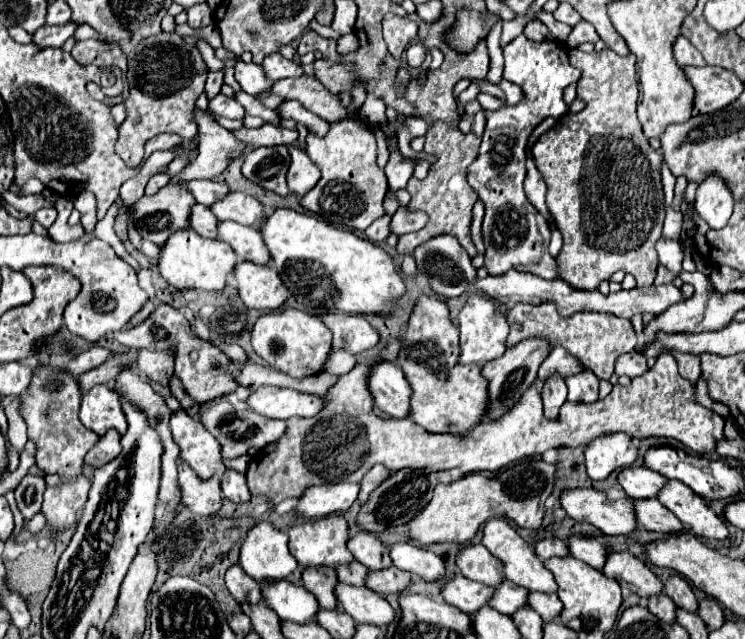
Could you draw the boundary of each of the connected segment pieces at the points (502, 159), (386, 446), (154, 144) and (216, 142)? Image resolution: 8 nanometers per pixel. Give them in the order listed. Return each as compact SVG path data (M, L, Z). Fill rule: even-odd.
M517 36L511 44L503 48L505 70L503 78L519 84L525 92L525 100L515 106L505 106L495 110L493 116L485 112L487 128L481 138L481 148L475 164L467 170L467 180L479 198L485 204L483 218L483 244L485 244L485 268L491 276L505 274L507 270L531 272L541 278L557 278L559 266L557 260L549 254L551 232L545 228L545 236L539 228L539 212L527 200L523 190L525 180L525 144L531 130L547 116L563 116L567 104L563 102L563 88L579 80L579 70L573 68L567 60L567 46L557 40L531 42L526 36ZM569 66L569 68L563 68Z
M393 338L377 358L357 364L351 372L339 376L335 386L325 394L325 406L317 416L291 418L293 428L289 430L297 430L297 442L295 436L287 434L287 438L251 458L247 468L249 492L253 496L267 496L271 504L277 506L285 498L299 498L309 486L359 482L375 464L383 464L391 472L401 468L459 468L463 474L481 470L495 472L509 462L543 454L549 448L585 446L595 436L609 432L625 432L631 438L667 436L679 440L697 454L713 452L717 442L725 438L725 420L695 402L691 396L693 390L677 374L677 360L669 352L659 354L655 364L645 374L633 378L629 386L615 384L613 390L595 404L565 402L559 420L547 420L543 416L541 394L531 386L511 412L495 422L477 424L467 436L431 434L421 426L411 424L409 418L379 418L373 412L373 398L367 390L369 366L381 358L395 362L397 352L399 340Z
M161 134L161 136L153 136L151 140L147 140L145 144L145 158L153 152L153 150L169 150L177 144L181 144L183 140L177 134Z
M195 108L195 122L197 122L197 140L199 140L199 156L193 164L185 166L177 176L171 178L173 184L179 180L193 180L193 178L205 178L211 180L217 174L223 172L223 168L229 164L231 158L239 156L247 150L247 144L233 138L229 130L225 130L211 112Z

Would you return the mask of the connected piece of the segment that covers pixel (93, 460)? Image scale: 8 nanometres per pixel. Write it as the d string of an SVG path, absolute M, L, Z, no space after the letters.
M107 430L99 442L87 452L85 456L85 464L93 466L93 468L101 468L103 464L107 464L109 460L113 460L119 452L121 452L121 434L115 430Z

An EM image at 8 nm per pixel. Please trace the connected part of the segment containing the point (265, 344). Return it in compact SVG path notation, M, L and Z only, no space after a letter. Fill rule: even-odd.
M285 308L283 312L271 312L257 318L251 330L251 344L255 352L275 370L295 378L317 374L331 350L331 330L321 324L319 316Z

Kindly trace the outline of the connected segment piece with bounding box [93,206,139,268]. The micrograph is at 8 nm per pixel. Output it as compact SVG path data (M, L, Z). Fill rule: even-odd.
M113 206L113 208L109 210L109 214L107 214L103 220L99 220L99 222L95 224L93 234L95 234L95 238L99 238L99 240L103 240L103 242L109 242L118 256L124 260L127 260L133 268L137 268L137 266L139 266L139 264L137 264L137 260L135 260L135 258L131 258L131 256L127 254L127 250L125 250L123 242L117 236L115 230L113 230L115 212L117 212L117 208Z

